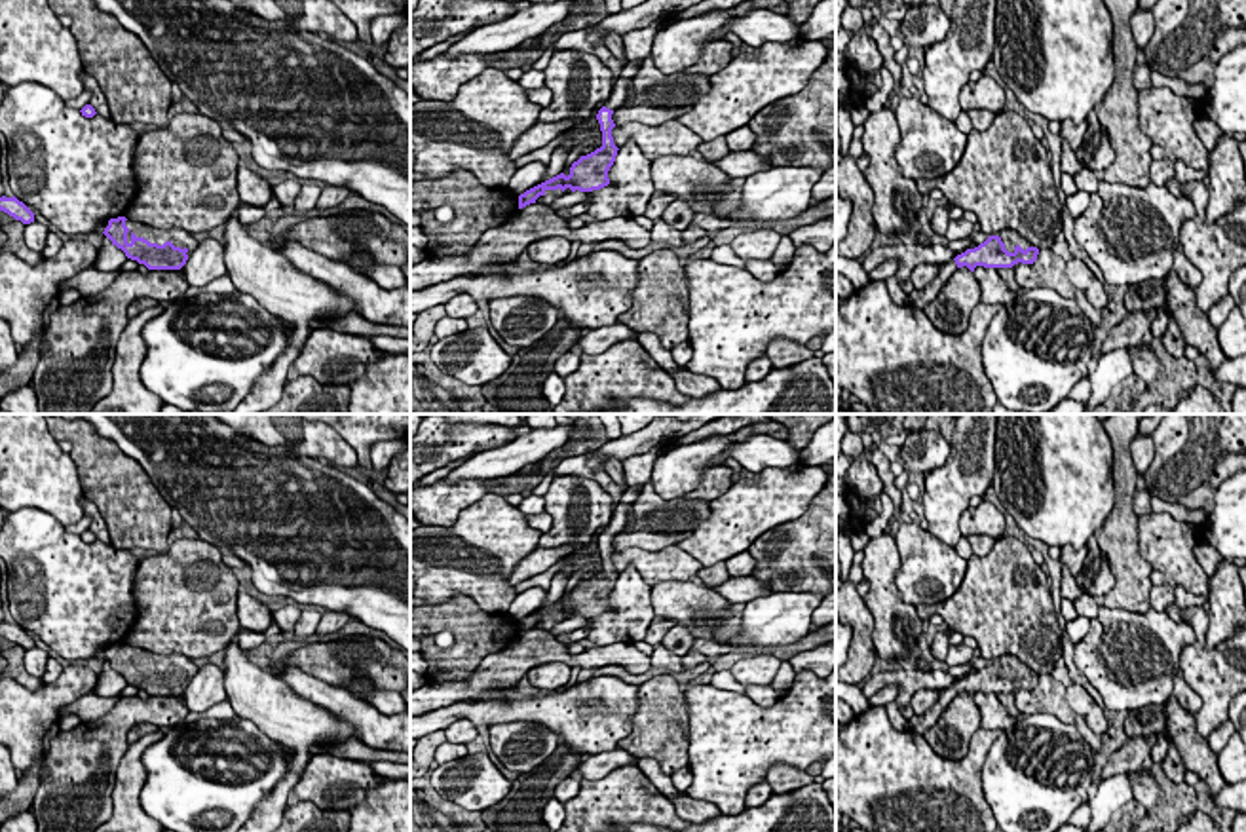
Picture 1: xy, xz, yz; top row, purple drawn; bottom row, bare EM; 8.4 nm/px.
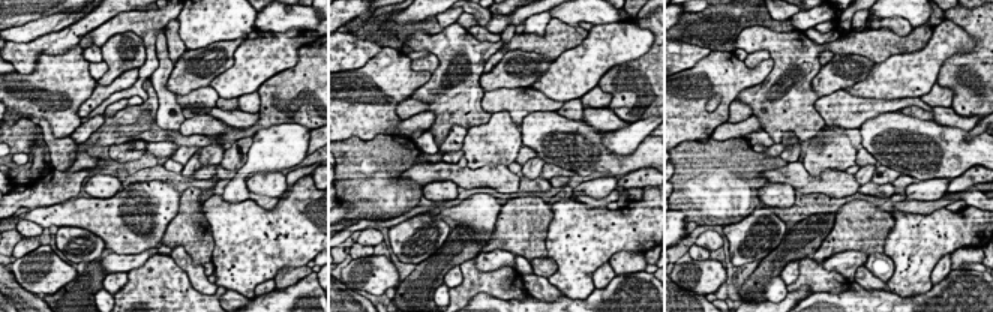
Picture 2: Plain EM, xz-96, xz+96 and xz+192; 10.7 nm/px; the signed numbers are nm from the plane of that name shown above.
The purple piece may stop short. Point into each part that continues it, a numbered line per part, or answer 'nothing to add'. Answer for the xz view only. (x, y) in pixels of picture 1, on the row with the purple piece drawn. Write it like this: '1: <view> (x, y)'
nothing to add

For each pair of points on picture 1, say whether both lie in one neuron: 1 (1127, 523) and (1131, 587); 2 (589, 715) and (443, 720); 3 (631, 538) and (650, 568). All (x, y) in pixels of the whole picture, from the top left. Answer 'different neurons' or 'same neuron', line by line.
1: same neuron
2: same neuron
3: different neurons

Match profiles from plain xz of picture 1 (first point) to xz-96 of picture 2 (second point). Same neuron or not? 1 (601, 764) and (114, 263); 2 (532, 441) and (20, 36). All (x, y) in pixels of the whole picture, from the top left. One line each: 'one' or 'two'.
1: one
2: one

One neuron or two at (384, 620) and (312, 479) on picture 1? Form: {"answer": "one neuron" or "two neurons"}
{"answer": "one neuron"}

